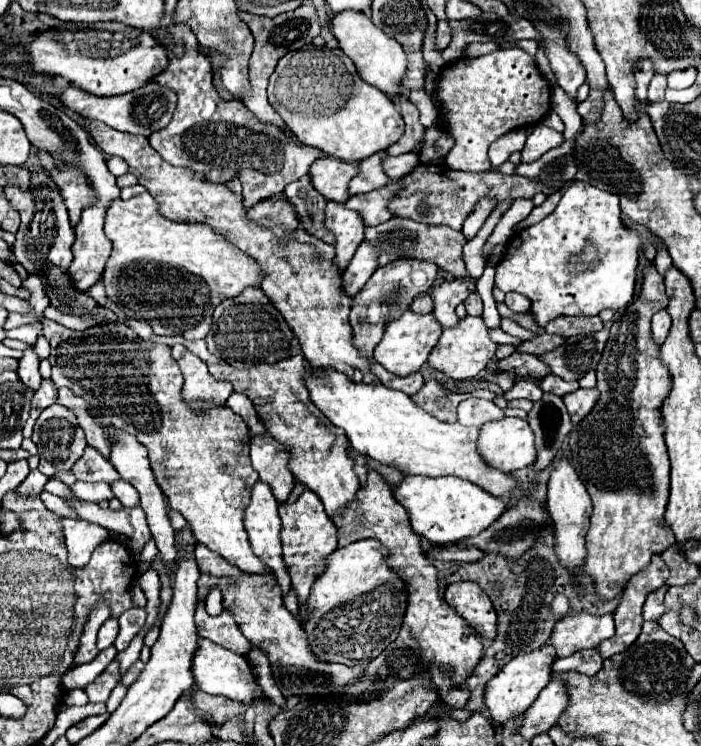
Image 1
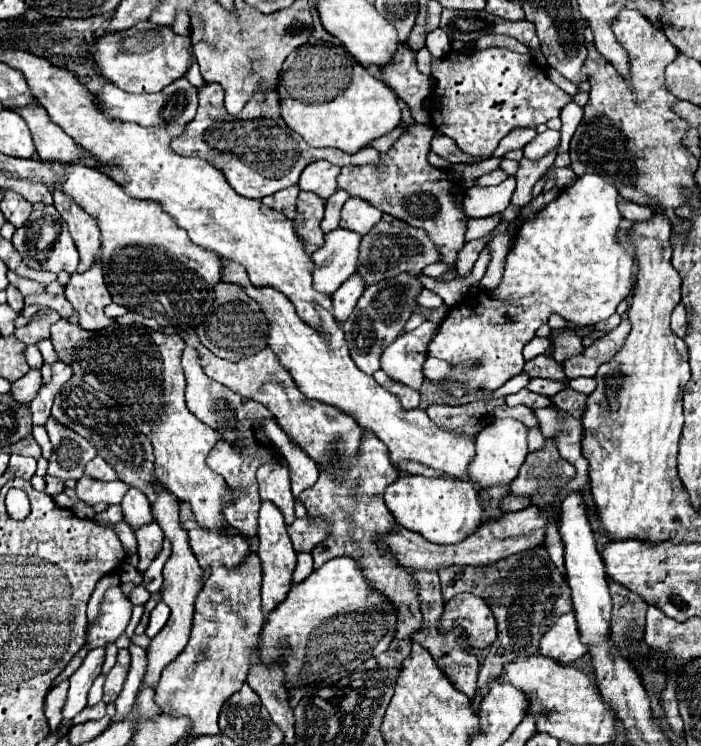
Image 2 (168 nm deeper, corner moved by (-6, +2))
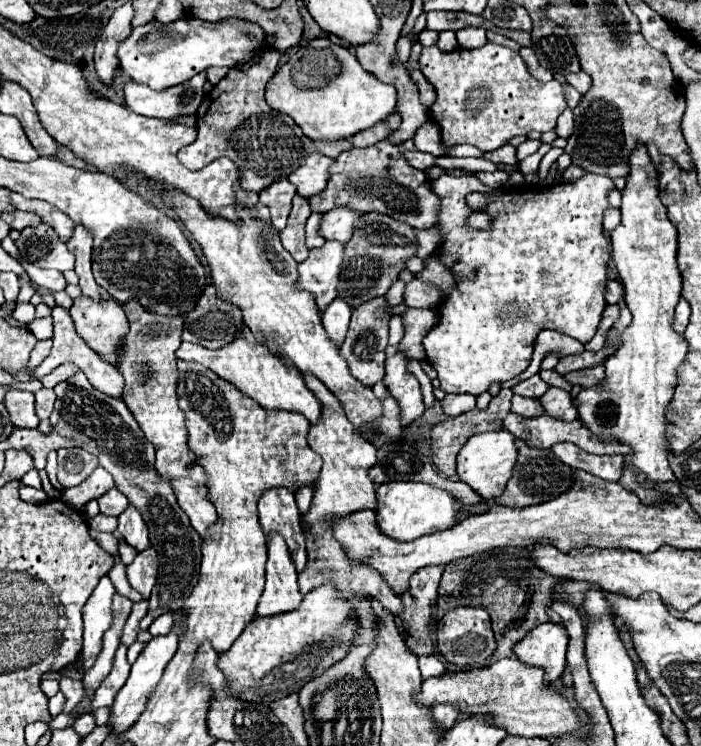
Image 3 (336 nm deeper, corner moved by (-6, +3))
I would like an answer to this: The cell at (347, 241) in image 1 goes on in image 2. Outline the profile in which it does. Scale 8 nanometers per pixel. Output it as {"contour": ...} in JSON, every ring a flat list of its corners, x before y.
{"contour":[[337,228,329,234,325,234,325,244,311,254,311,262,315,264,313,268,313,284,317,292,323,292,331,296,357,268,357,256,359,256,359,242,361,234,357,232,347,232,343,228]]}

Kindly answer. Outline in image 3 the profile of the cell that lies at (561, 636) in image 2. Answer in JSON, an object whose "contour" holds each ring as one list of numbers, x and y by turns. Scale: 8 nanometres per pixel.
{"contour":[[547,621,535,627,523,641,519,641,513,651,523,663,543,667,547,681,553,683,565,671,565,649,569,635,563,623]]}

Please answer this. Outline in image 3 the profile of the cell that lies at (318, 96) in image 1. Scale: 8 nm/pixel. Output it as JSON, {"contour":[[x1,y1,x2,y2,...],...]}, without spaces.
{"contour":[[343,45,333,47,299,47,289,61,279,67,279,71,273,75,273,79,267,83,265,91,267,105,273,107,279,113,289,115,303,133,313,141,339,141,339,139,351,139,355,133,375,127,377,123,385,121,387,115,395,111,397,105,397,91,393,85,385,85,375,75,365,71,357,57]]}

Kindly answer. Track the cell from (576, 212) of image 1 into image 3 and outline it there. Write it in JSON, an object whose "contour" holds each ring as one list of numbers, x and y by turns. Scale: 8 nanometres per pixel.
{"contour":[[585,173,581,179,573,181,573,183,557,183,551,187,519,187,517,191,507,191,503,193,499,199,495,199,495,203,491,203,491,207,487,207,487,213,493,217,493,225,487,231,477,231,465,225,471,209,465,203,467,193,471,191,495,191,491,187,483,187,479,183,479,179,475,175,461,175,461,177,453,177,453,175,443,175,435,181,431,181,431,187,435,187,435,193,443,199,443,211,439,213,439,223,437,227,447,235,445,243,441,247,441,251,437,251,435,255,431,255,429,259,425,259,425,269,421,273,417,273,419,279,435,283,437,287,443,287,443,291,447,291,447,299,443,299,443,307,437,309,439,313,439,323,431,329,431,333,427,333,427,337,423,339,423,347,427,353,427,361,437,369,439,373,439,381,441,381,441,389,445,393,471,393,471,395,481,395,485,393,493,383,505,383,513,377,517,377,519,373,523,373,531,361,531,353,533,353,533,343,535,337,541,329,555,329,559,333,565,333,569,337,575,337,581,343,587,343,601,321,603,309,607,307,605,301,605,287,607,287,607,261,611,257,609,251,609,243,603,235,603,213,609,209,609,193,611,189,615,189,615,183,611,177,601,177,595,173]]}

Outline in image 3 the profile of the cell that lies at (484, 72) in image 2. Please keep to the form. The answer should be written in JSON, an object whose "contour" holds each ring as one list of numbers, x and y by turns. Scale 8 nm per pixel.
{"contour":[[487,43,483,45,483,49,473,49,473,51,455,49,451,53,443,53,439,51,439,47,427,47,421,53,421,71,437,91,437,101,431,105,429,115,431,121,439,125,443,143,449,147,467,143,483,151,495,151,497,147,509,143,509,139,513,139,515,135,527,135,529,131,545,133,553,129,557,117,567,107,565,93,559,81,555,79,549,83,537,81,527,71,527,65,519,53,495,43]]}

